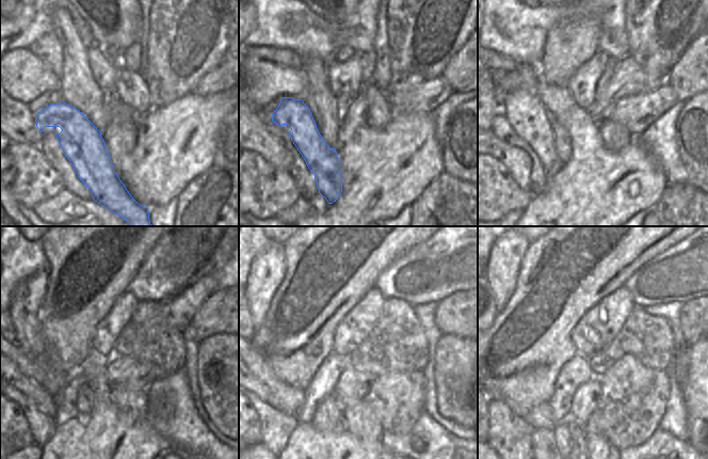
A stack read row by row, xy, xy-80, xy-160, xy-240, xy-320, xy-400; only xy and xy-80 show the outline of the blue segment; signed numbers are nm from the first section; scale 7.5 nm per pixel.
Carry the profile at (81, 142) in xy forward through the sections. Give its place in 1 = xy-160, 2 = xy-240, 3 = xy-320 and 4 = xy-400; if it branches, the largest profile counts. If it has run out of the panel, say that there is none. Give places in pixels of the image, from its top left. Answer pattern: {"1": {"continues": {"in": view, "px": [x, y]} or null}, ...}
{"1": {"continues": {"in": "xy-160", "px": [521, 106]}}, "2": {"continues": {"in": "xy-240", "px": [27, 299]}}, "3": {"continues": {"in": "xy-320", "px": [267, 272]}}, "4": {"continues": {"in": "xy-400", "px": [501, 270]}}}

